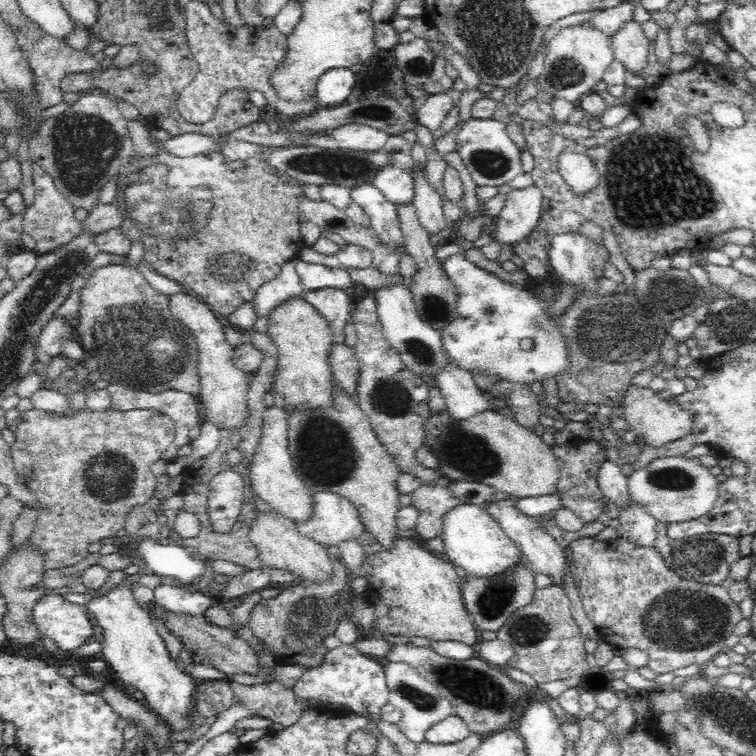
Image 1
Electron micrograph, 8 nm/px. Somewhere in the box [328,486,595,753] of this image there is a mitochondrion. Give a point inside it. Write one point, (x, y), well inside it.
(479, 689)

